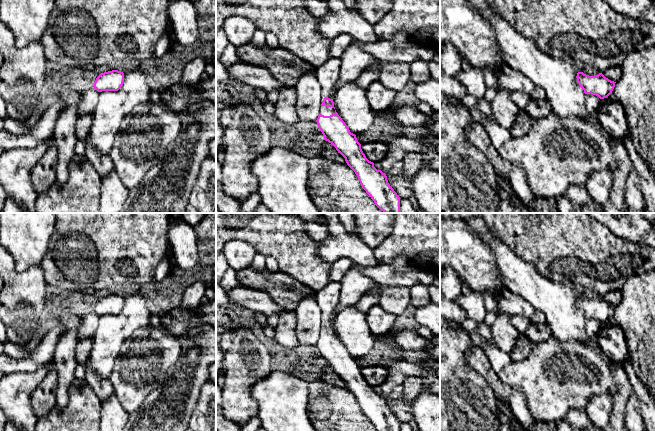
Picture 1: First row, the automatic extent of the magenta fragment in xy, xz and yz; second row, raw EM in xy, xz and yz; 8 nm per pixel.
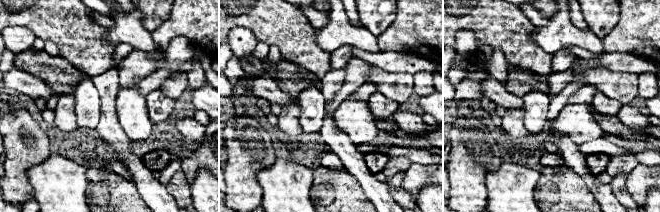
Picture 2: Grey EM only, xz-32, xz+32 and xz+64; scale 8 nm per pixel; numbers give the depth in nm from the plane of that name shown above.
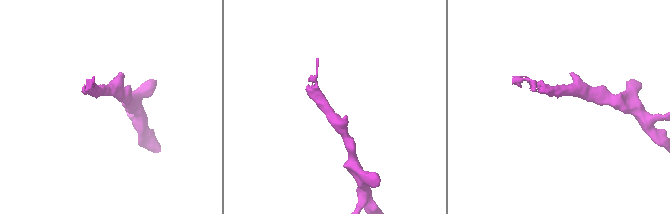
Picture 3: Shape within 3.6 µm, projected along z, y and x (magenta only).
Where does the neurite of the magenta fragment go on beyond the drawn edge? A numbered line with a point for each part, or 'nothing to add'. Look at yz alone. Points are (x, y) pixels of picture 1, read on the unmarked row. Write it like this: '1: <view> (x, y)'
nothing to add

